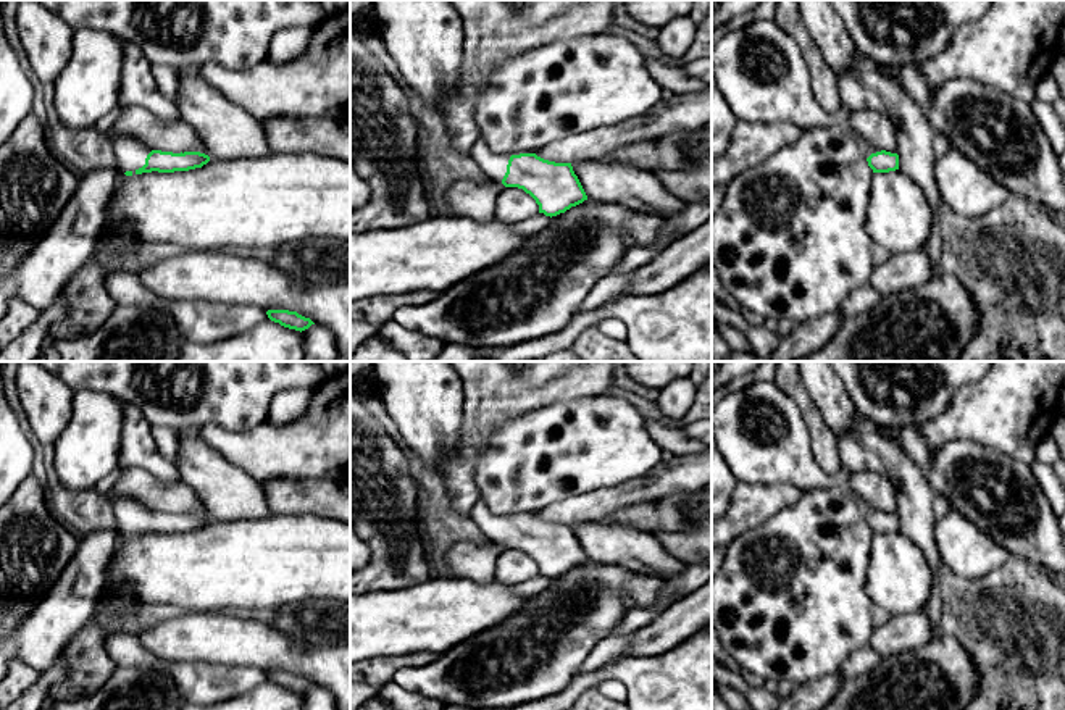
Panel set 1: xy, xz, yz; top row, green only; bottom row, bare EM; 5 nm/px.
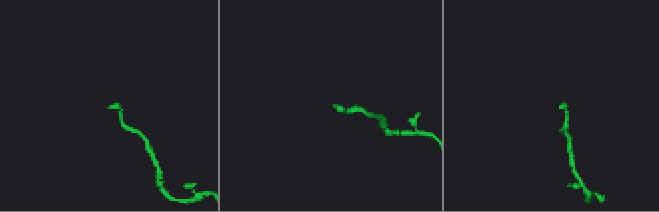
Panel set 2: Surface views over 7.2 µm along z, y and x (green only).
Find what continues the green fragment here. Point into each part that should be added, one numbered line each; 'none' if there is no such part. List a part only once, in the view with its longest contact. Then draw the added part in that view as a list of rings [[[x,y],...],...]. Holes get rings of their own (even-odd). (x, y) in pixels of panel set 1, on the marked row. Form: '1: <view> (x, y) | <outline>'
1: xy (129, 154) | [[[115,136],[111,140],[118,174],[131,171],[136,174],[145,165],[147,155],[153,150],[131,136]]]

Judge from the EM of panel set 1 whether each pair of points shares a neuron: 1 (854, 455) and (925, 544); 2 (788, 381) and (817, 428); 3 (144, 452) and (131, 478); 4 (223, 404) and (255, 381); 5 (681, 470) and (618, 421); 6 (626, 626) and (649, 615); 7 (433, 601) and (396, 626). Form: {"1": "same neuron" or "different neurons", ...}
{"1": "same neuron", "2": "same neuron", "3": "different neurons", "4": "same neuron", "5": "different neurons", "6": "same neuron", "7": "same neuron"}

